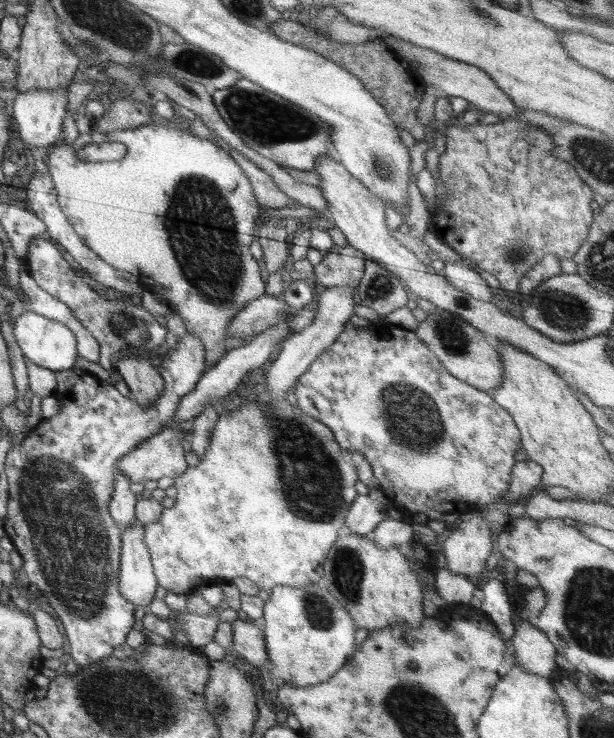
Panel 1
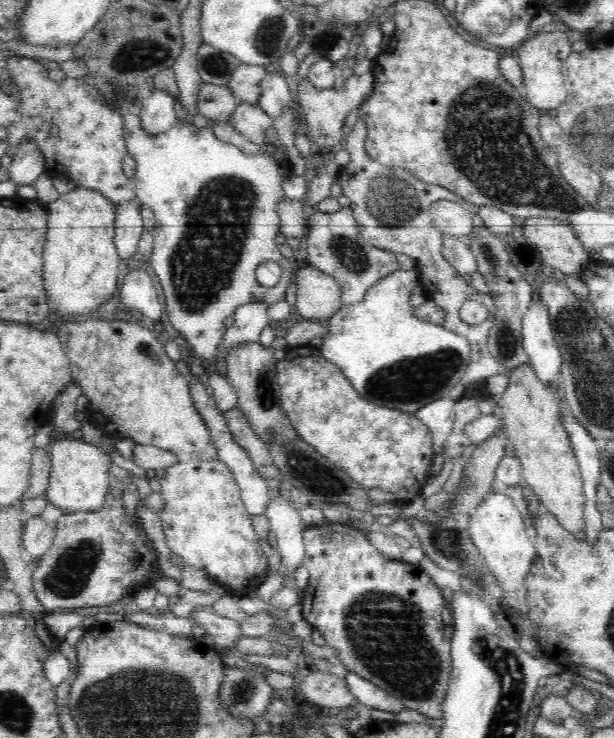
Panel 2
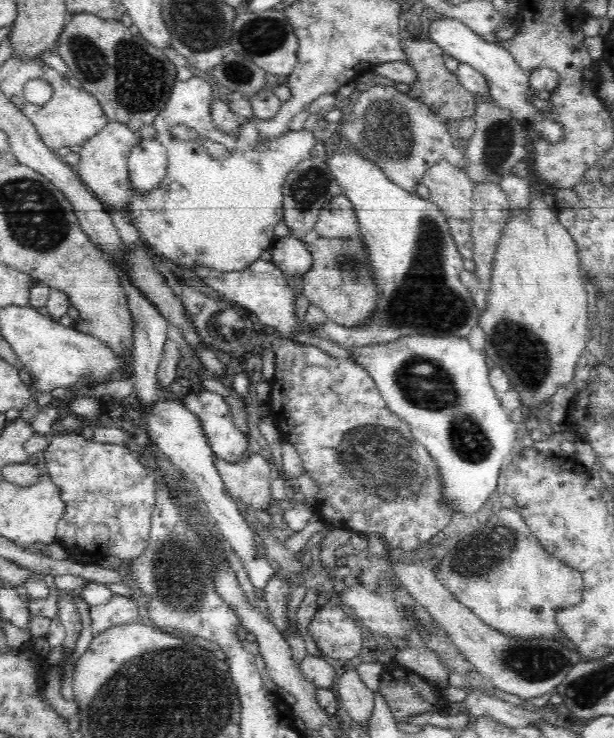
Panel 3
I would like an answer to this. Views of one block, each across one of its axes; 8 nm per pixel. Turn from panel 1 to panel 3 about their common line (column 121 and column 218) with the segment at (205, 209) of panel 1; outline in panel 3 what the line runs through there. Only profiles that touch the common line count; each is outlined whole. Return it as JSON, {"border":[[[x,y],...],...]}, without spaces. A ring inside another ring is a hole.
{"border":[[[195,75],[186,81],[176,80],[164,110],[158,113],[152,124],[156,129],[157,142],[166,148],[169,156],[166,176],[162,178],[158,189],[148,194],[137,193],[132,197],[129,208],[134,218],[132,223],[141,236],[141,243],[152,246],[172,262],[189,269],[202,265],[224,272],[239,271],[250,266],[264,250],[272,248],[276,240],[274,226],[283,220],[282,185],[288,173],[296,170],[300,160],[312,155],[315,138],[313,133],[306,129],[290,130],[273,139],[260,138],[260,131],[255,125],[256,117],[245,119],[236,134],[220,132],[210,117],[214,87],[212,81]],[[174,124],[184,124],[192,128],[200,138],[222,144],[229,155],[222,160],[213,159],[208,150],[198,142],[178,140],[168,131],[174,128]]]}

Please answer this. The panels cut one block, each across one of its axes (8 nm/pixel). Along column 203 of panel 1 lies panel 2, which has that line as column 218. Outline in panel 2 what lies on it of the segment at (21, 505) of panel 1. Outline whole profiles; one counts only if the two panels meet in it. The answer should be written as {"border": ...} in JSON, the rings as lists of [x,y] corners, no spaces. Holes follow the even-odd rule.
{"border":[[[250,302],[240,305],[233,314],[234,323],[226,329],[220,348],[218,348],[218,362],[216,373],[227,379],[227,359],[229,353],[239,344],[257,342],[263,328],[266,328],[270,319],[266,302]]]}

